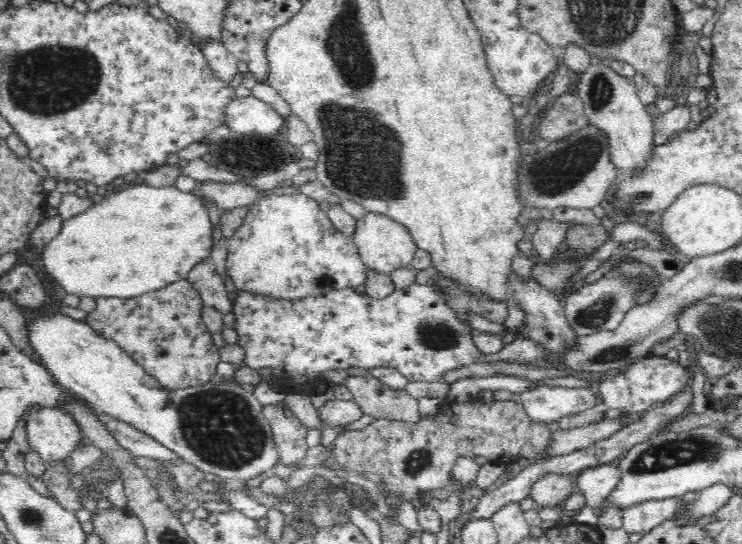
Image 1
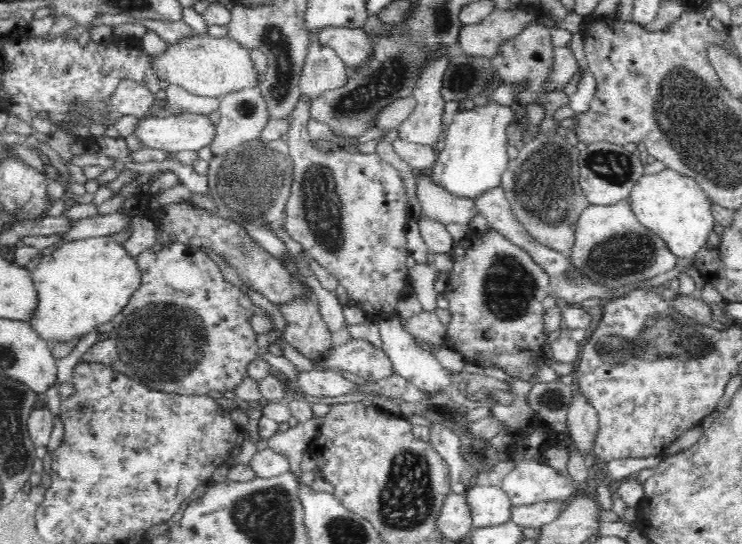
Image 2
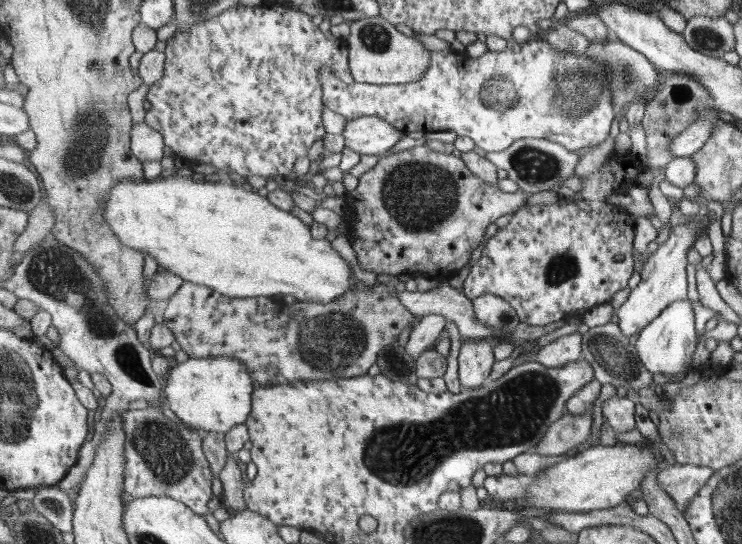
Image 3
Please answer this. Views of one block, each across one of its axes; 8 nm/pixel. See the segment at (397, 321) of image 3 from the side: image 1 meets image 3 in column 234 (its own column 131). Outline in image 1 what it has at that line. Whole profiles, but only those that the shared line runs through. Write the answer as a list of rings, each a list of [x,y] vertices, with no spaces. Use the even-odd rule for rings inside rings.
[[[188,280],[174,282],[149,293],[136,295],[134,298],[98,297],[96,308],[87,314],[86,322],[100,336],[114,341],[130,358],[142,365],[148,373],[158,379],[162,387],[175,389],[176,387],[196,386],[210,381],[216,374],[220,362],[217,346],[213,343],[212,335],[207,326],[201,321],[201,300],[199,294]]]

